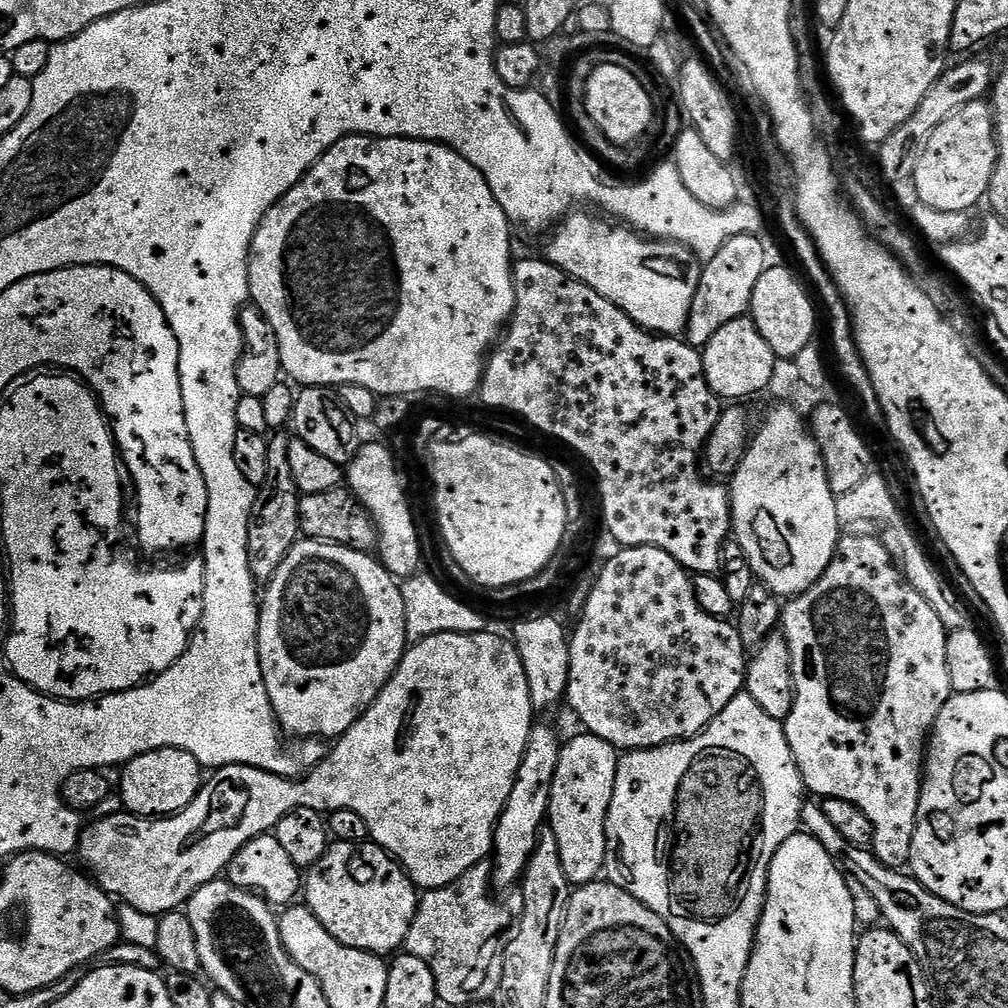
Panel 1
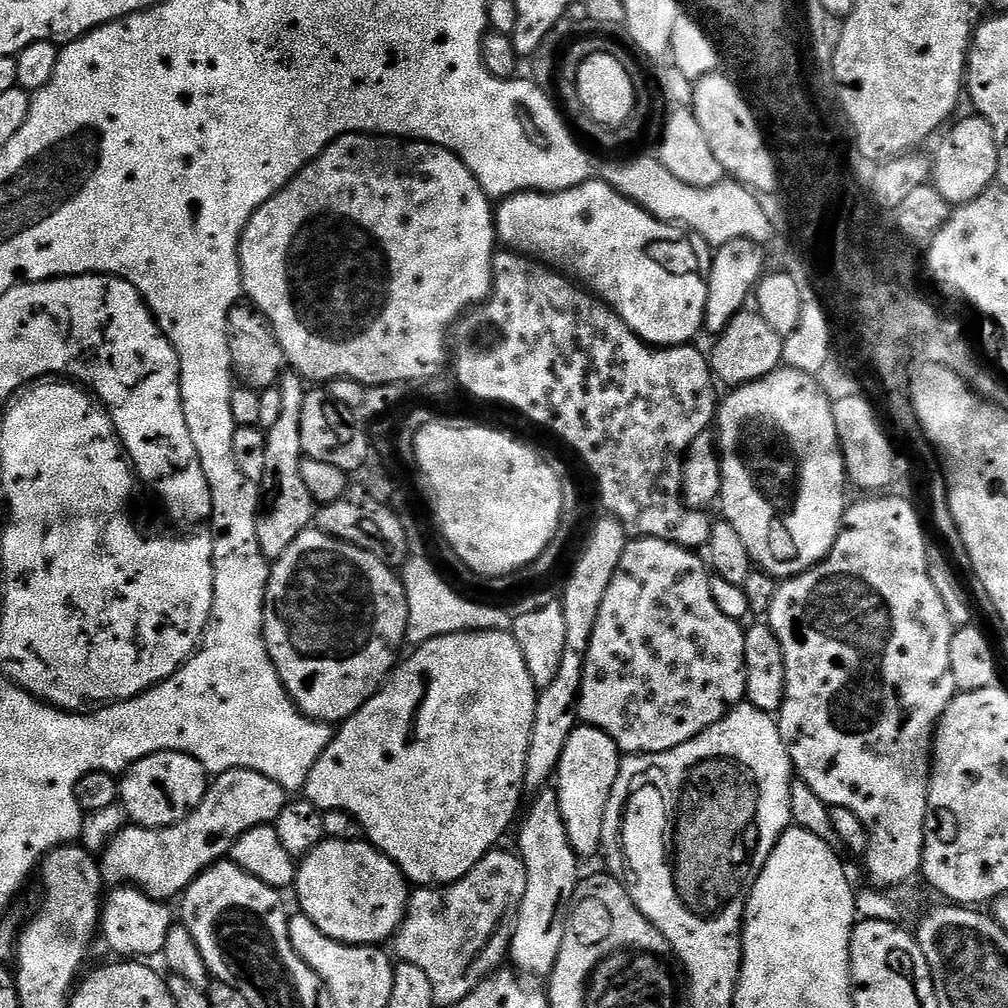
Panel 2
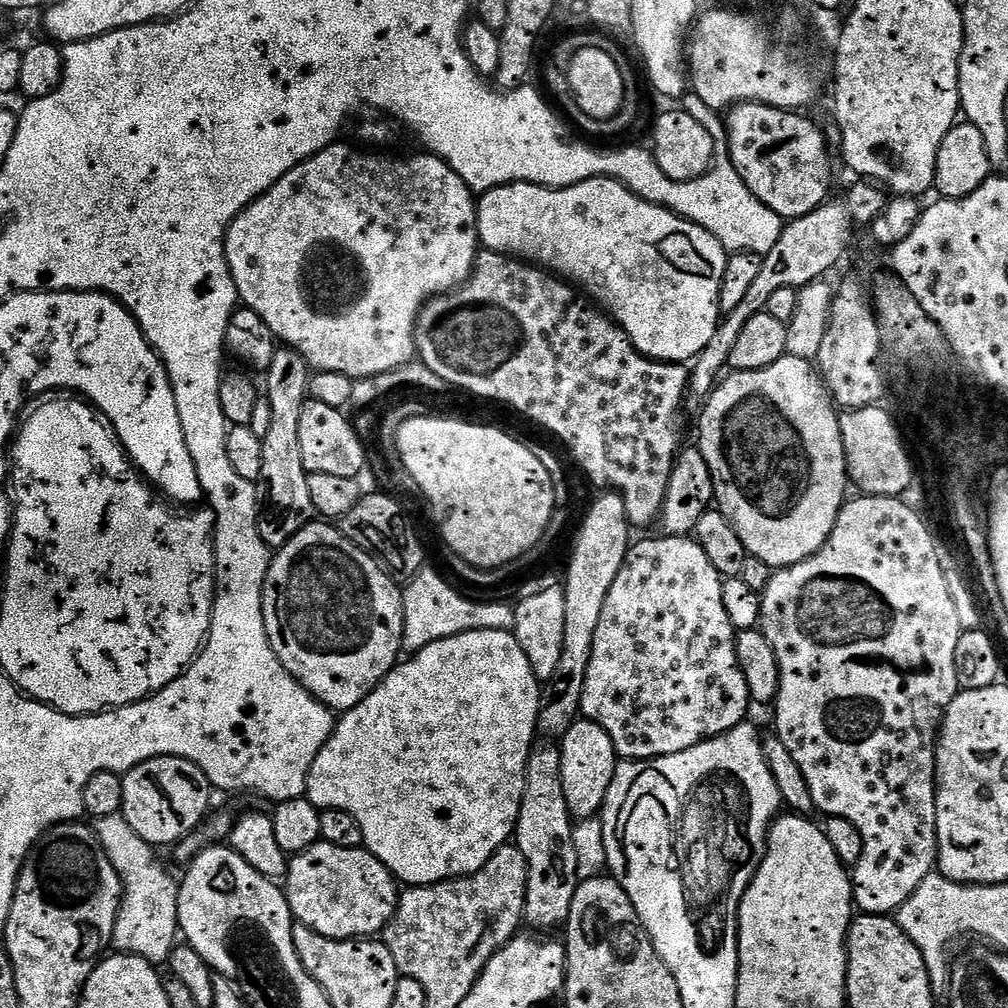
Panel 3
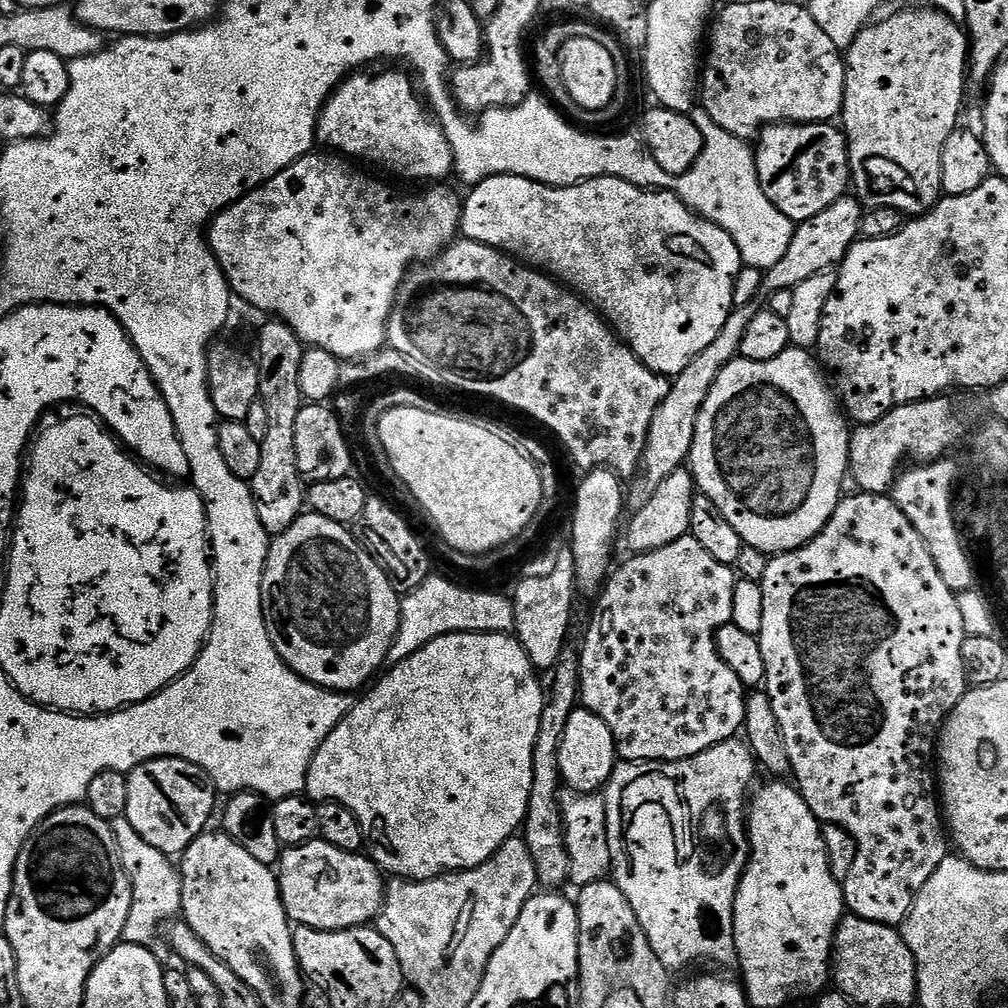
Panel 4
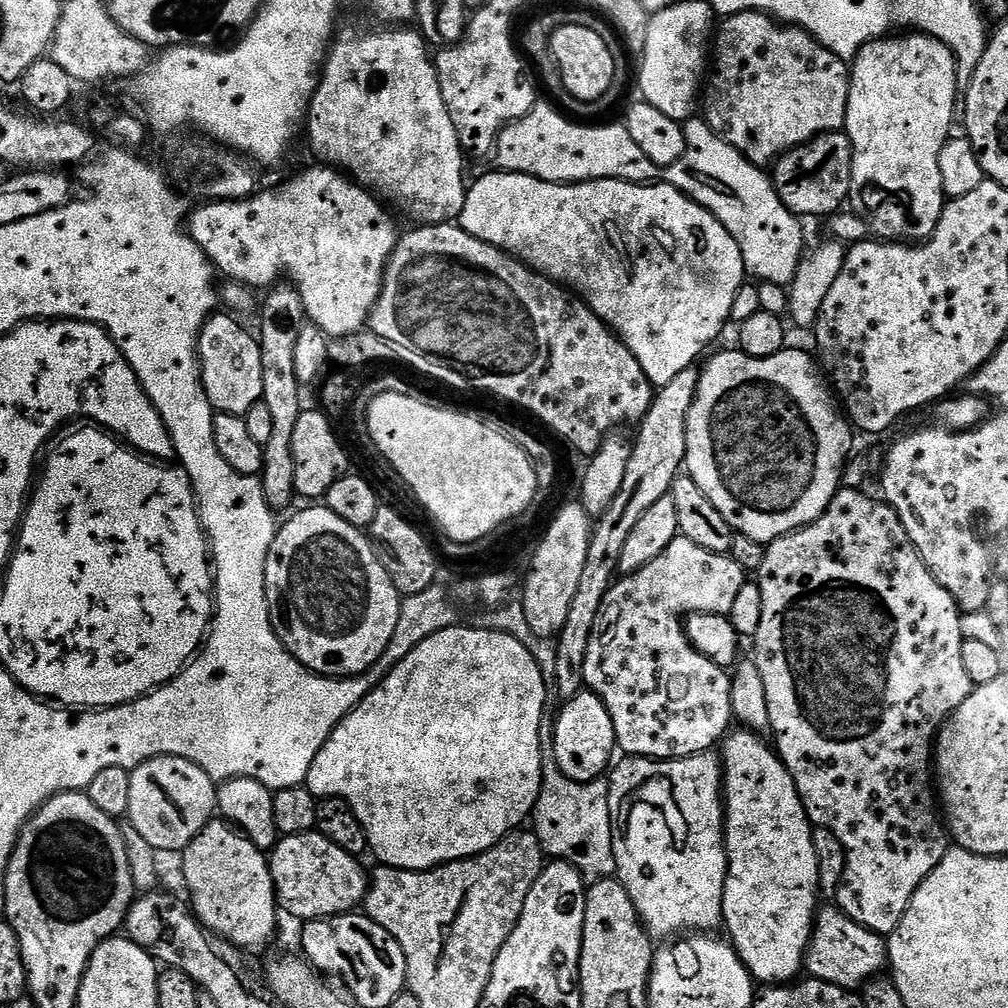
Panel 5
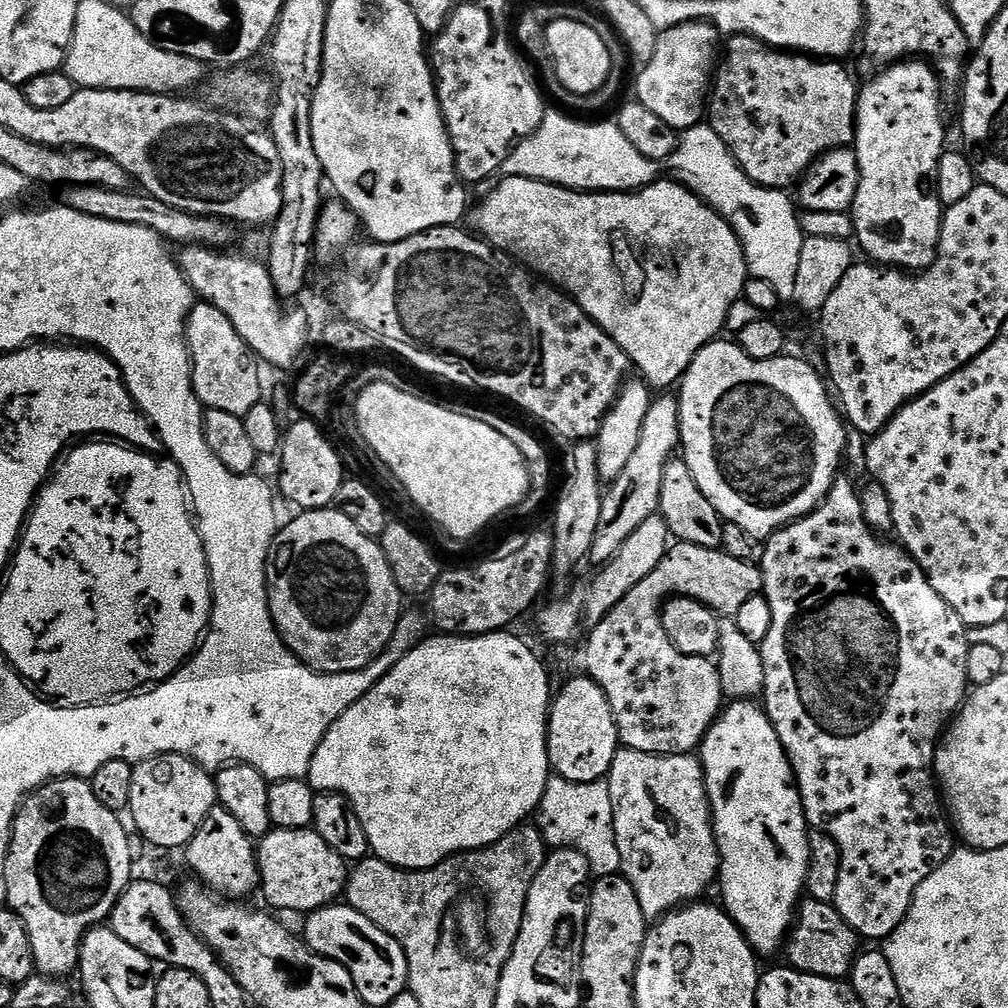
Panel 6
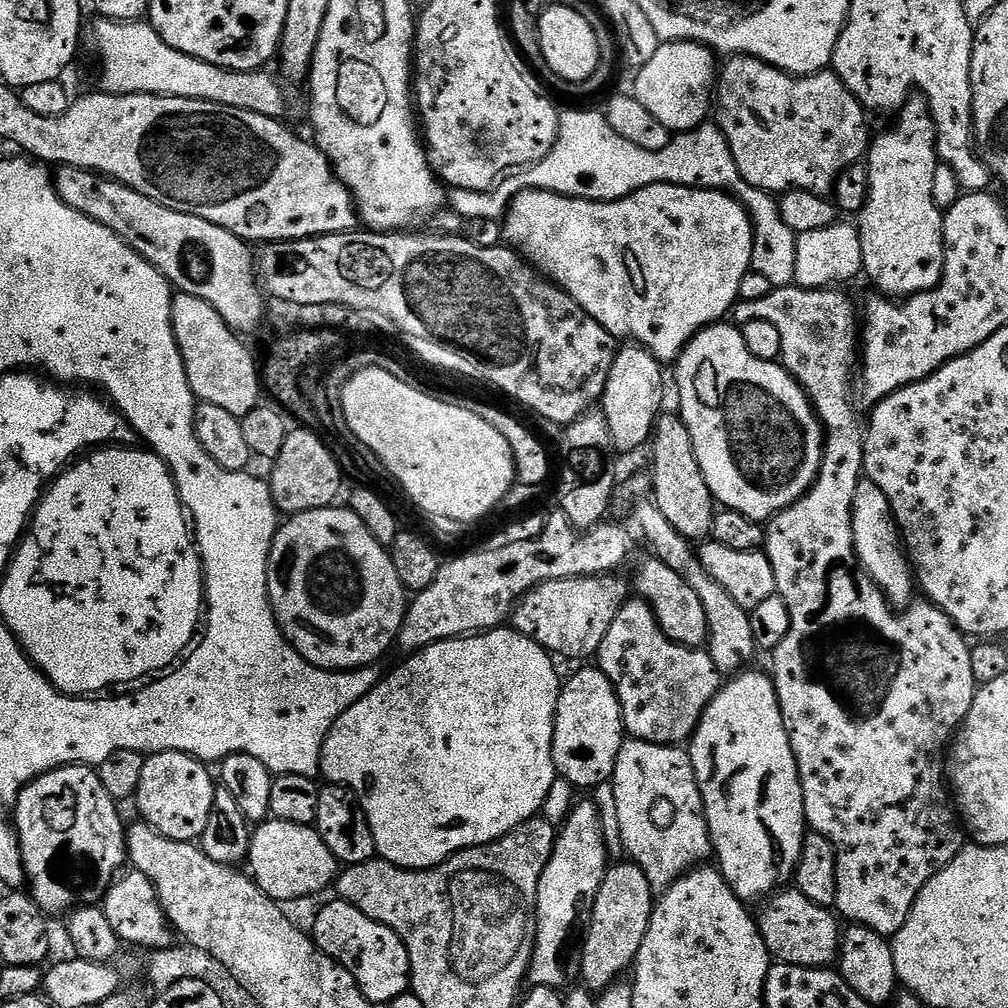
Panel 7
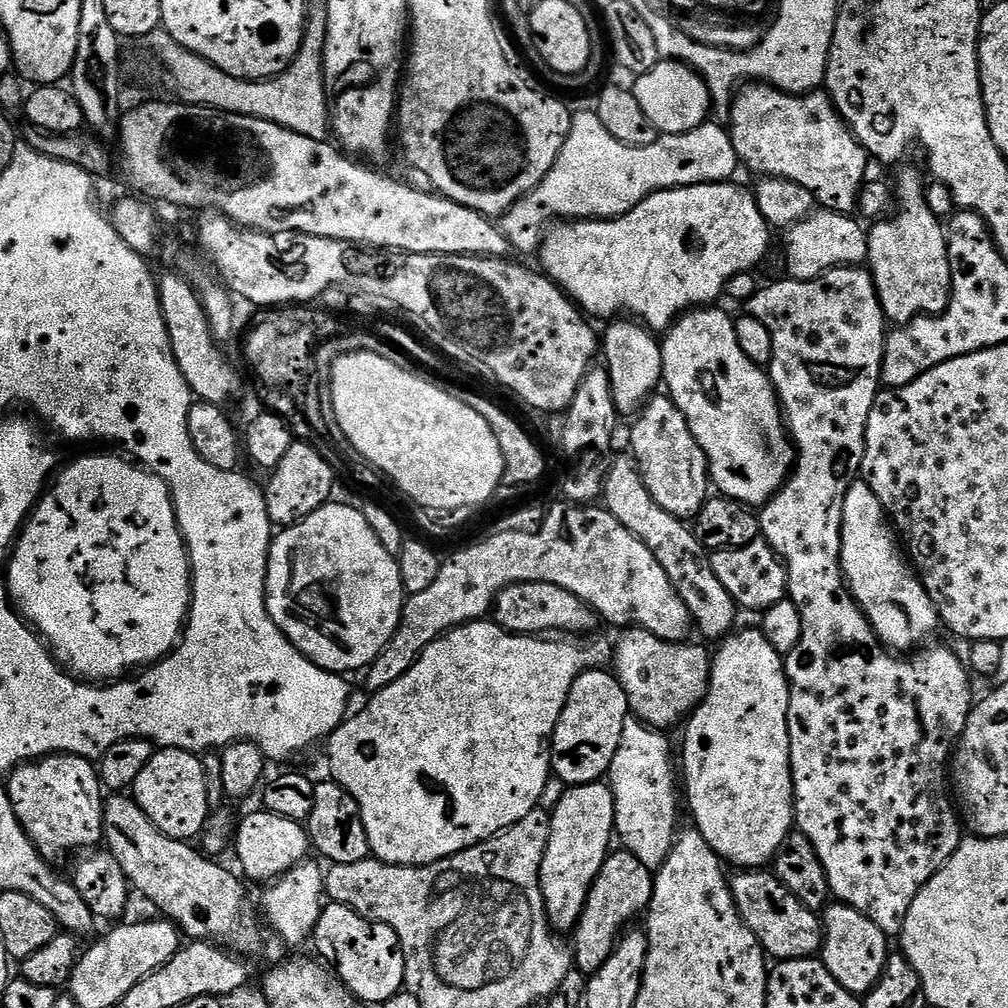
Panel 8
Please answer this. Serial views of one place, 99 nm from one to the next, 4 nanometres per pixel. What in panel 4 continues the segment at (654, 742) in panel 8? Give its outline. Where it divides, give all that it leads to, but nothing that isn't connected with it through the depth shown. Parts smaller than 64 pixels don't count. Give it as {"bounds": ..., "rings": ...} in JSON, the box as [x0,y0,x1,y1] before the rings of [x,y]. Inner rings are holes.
{"bounds":[602,738,758,969],"rings":[[[733,738],[706,750],[702,754],[694,754],[685,760],[646,760],[643,762],[620,762],[612,771],[602,795],[606,808],[606,830],[610,834],[610,858],[614,882],[626,894],[626,902],[634,910],[654,954],[660,956],[660,961],[669,969],[684,968],[687,964],[700,964],[705,960],[708,964],[737,963],[736,943],[734,942],[734,902],[740,879],[744,877],[744,869],[748,866],[750,849],[746,831],[746,805],[750,800],[752,779],[758,773],[758,761],[752,755],[752,749],[743,739]]]}

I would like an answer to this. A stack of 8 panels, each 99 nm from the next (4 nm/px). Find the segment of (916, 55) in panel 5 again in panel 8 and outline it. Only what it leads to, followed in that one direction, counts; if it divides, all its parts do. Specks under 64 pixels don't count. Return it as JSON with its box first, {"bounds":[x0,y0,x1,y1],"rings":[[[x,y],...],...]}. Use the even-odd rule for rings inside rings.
{"bounds":[866,168,952,326],"rings":[[[916,168],[899,169],[900,177],[894,181],[894,200],[900,206],[900,212],[895,211],[887,218],[881,219],[879,222],[871,225],[868,232],[868,259],[866,261],[867,267],[870,269],[872,277],[874,278],[874,286],[876,287],[876,296],[880,299],[880,305],[884,311],[884,319],[889,325],[899,326],[901,324],[908,324],[915,318],[915,316],[937,316],[939,312],[944,312],[946,306],[952,297],[952,271],[950,270],[950,258],[948,257],[948,238],[946,235],[945,225],[942,223],[941,217],[936,216],[930,210],[930,206],[926,202],[924,193],[926,191],[926,180],[920,177],[920,172]]]}

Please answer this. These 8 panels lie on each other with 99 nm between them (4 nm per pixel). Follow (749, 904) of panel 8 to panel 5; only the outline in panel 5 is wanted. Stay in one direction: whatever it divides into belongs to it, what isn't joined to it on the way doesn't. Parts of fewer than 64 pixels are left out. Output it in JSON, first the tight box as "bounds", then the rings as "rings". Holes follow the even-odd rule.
{"bounds":[804,907,889,990],"rings":[[[821,907],[816,913],[816,924],[812,927],[812,940],[808,944],[808,954],[804,957],[807,975],[814,980],[830,982],[849,990],[863,989],[864,985],[877,979],[880,972],[889,967],[888,946],[885,937],[871,932],[858,922],[854,922],[839,907]]]}

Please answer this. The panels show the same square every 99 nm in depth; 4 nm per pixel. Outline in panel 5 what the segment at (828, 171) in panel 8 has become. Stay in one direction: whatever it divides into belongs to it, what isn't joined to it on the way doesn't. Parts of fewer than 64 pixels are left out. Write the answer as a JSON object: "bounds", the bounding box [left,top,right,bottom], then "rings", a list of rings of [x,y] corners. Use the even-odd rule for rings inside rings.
{"bounds":[702,12,850,169],"rings":[[[739,12],[733,16],[721,19],[714,32],[714,55],[710,60],[710,75],[702,92],[702,117],[707,127],[714,130],[734,150],[741,152],[752,164],[767,169],[775,165],[777,160],[788,152],[811,142],[816,136],[824,133],[839,133],[844,126],[846,106],[848,105],[848,82],[850,68],[845,61],[837,58],[826,46],[818,43],[815,36],[805,32],[803,28],[781,24],[763,12]]]}

